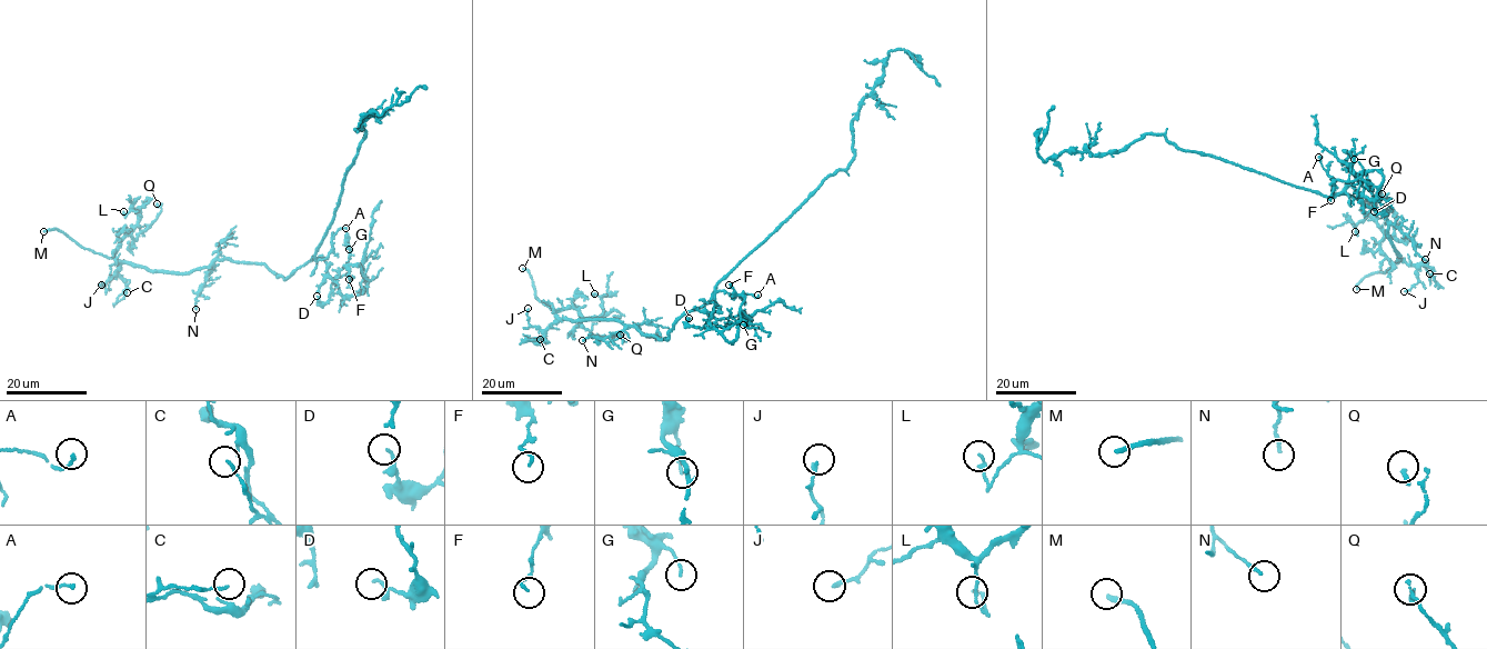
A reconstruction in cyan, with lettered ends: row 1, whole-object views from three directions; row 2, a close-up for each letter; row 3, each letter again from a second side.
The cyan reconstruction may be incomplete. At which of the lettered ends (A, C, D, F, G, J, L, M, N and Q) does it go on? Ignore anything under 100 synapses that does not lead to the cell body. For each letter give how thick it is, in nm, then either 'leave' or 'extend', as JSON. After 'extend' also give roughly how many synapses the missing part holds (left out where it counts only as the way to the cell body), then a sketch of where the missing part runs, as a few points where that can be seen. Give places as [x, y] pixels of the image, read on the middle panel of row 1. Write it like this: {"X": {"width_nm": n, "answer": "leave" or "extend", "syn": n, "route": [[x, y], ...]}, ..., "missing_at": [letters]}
{"A": {"width_nm": 140, "answer": "leave"}, "C": {"width_nm": 90, "answer": "leave"}, "D": {"width_nm": 130, "answer": "leave"}, "F": {"width_nm": 150, "answer": "leave"}, "G": {"width_nm": 120, "answer": "leave"}, "J": {"width_nm": 180, "answer": "leave"}, "L": {"width_nm": 170, "answer": "leave"}, "M": {"width_nm": 200, "answer": "extend", "route": [[522, 268], [509, 287]]}, "N": {"width_nm": 130, "answer": "leave"}, "Q": {"width_nm": 200, "answer": "leave"}, "missing_at": ["M"]}

